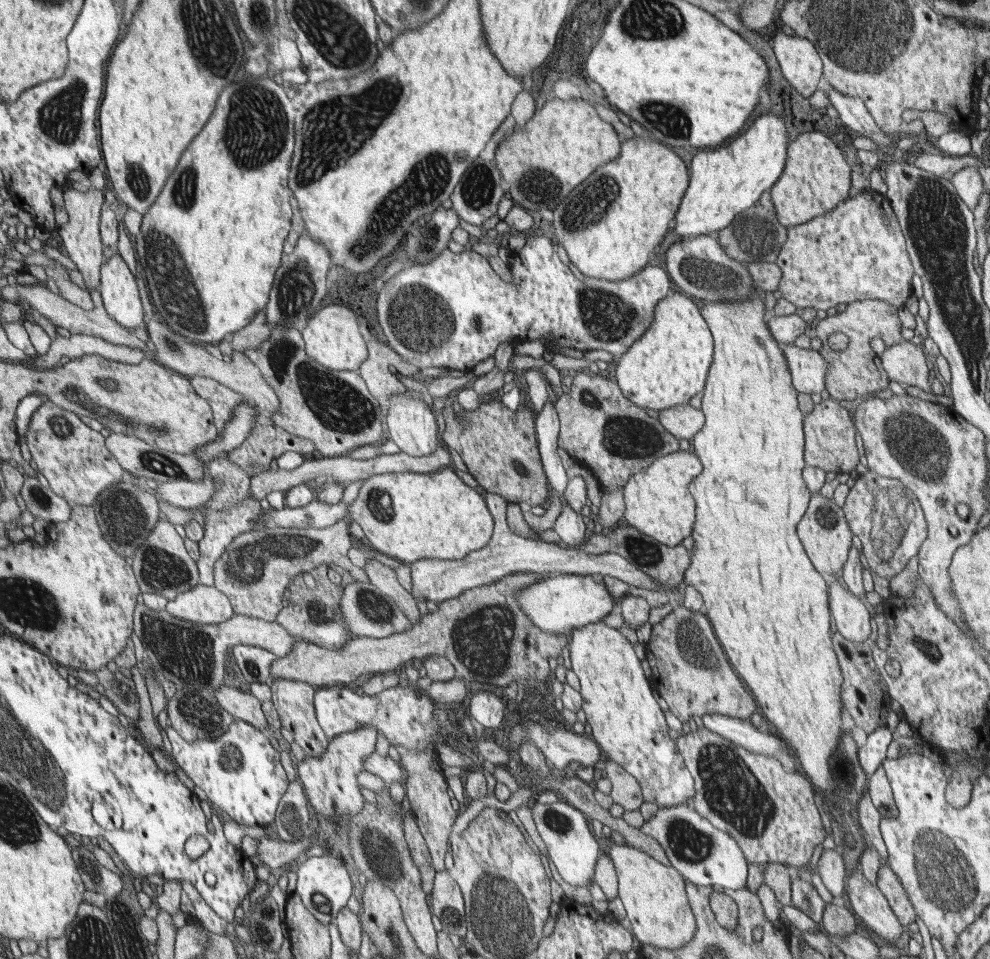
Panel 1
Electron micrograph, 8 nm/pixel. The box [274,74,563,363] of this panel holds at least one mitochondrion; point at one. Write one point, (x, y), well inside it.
(334, 130)

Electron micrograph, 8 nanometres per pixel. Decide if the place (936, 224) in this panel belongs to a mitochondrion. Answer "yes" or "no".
yes

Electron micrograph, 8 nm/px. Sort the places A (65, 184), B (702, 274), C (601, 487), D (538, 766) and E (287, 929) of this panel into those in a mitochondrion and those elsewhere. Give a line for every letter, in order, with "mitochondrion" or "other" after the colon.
A: other
B: mitochondrion
C: other
D: other
E: other

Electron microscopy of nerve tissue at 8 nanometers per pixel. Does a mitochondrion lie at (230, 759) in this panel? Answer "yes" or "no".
yes

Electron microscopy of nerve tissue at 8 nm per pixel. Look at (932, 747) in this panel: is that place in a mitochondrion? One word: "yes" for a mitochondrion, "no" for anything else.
no

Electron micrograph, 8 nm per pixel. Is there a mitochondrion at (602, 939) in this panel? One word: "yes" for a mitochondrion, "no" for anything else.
no

